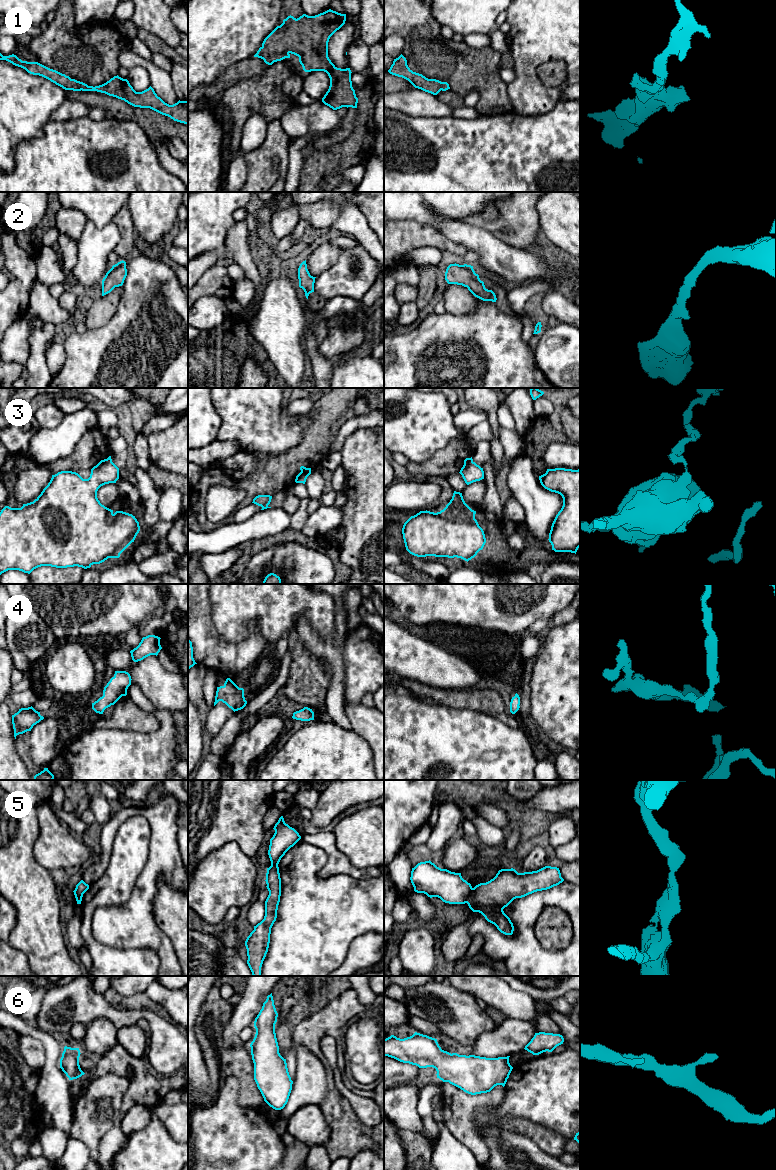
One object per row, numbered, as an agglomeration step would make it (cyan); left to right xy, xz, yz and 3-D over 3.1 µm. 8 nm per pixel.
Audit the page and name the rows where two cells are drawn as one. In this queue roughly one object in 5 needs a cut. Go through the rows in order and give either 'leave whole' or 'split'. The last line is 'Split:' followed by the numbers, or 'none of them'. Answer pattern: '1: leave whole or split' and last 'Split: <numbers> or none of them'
1: leave whole
2: leave whole
3: split
4: leave whole
5: split
6: leave whole
Split: 3, 5

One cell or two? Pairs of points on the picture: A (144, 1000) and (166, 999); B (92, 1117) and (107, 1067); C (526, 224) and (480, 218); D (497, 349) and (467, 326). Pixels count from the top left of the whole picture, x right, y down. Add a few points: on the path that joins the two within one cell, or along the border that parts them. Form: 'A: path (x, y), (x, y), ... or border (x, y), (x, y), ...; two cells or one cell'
A: border (145, 992), (170, 1016); two cells
B: border (128, 1076), (108, 1072), (93, 1079), (85, 1088); two cells
C: path (515, 221), (491, 219); one cell
D: path (490, 343), (474, 329); one cell

